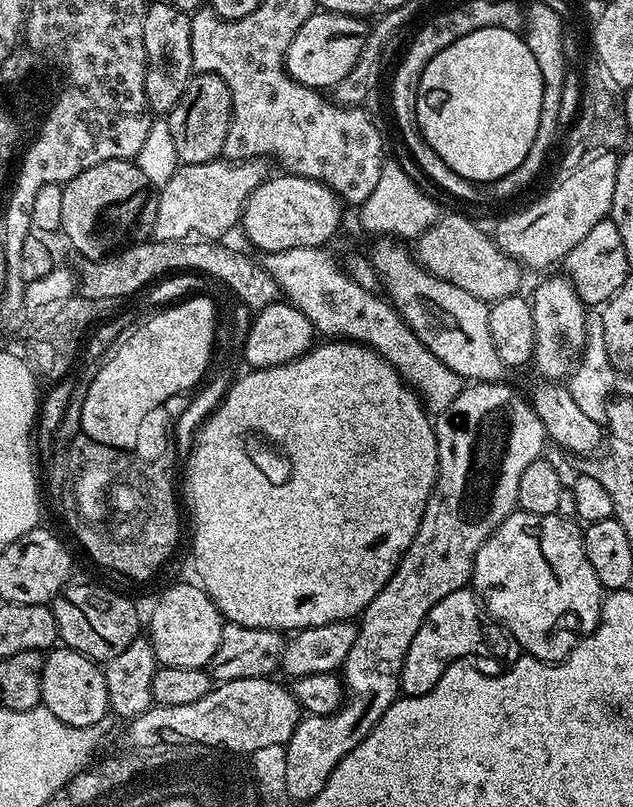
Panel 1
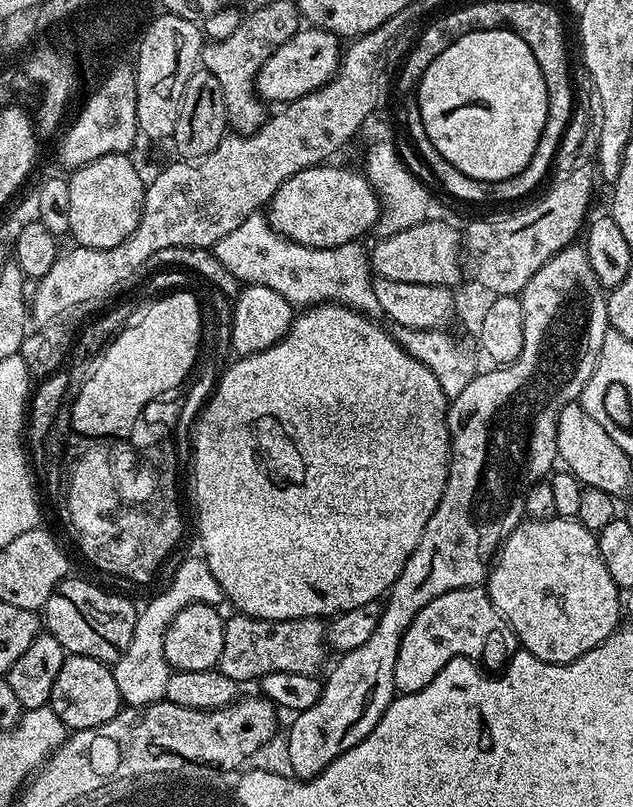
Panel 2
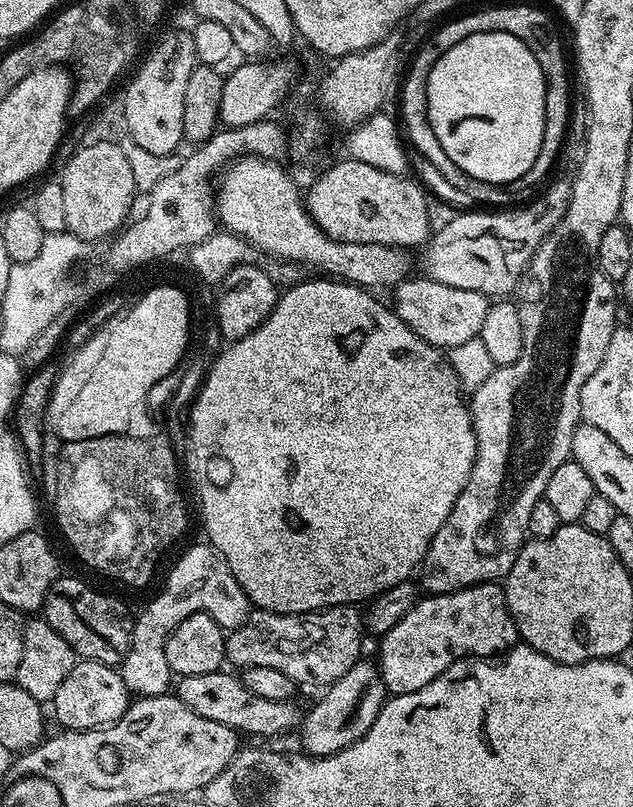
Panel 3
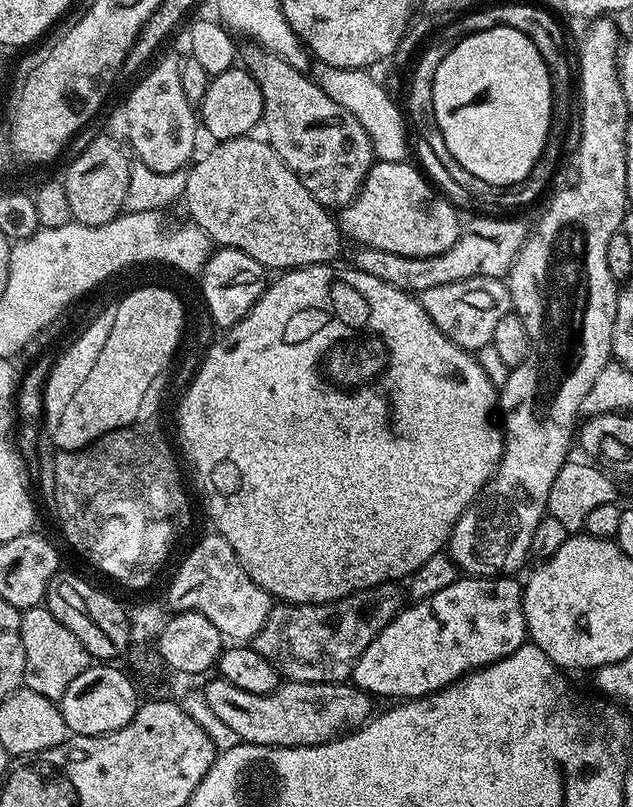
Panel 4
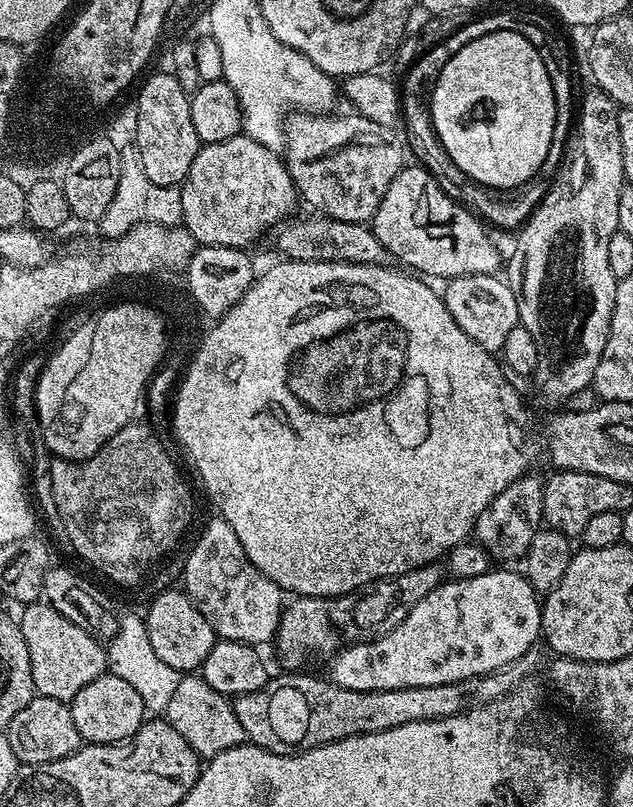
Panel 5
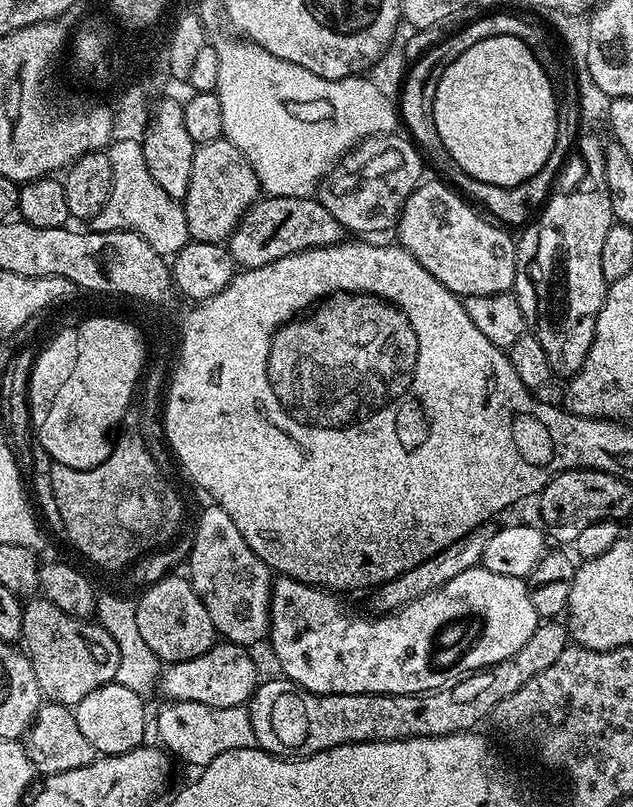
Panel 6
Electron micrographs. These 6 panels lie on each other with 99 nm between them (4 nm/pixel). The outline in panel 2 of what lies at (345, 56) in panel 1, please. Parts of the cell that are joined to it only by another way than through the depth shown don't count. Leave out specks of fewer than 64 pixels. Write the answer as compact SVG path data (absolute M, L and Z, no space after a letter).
M304 26L299 32L295 32L285 44L278 46L278 50L270 54L270 58L266 58L262 70L256 75L256 83L259 91L269 101L270 99L280 100L279 102L297 100L318 90L323 84L330 83L332 77L340 71L341 63L341 37L321 28Z

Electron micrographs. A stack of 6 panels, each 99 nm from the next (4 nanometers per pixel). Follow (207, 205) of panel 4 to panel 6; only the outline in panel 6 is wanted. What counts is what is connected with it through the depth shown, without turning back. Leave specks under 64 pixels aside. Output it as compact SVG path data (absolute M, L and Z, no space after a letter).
M226 138L211 140L199 145L194 154L194 166L190 170L190 190L182 201L185 210L186 222L189 224L189 234L193 241L201 240L207 244L219 244L227 241L238 222L248 213L249 208L261 199L262 189L255 170L250 162L238 150L238 146L231 144Z

